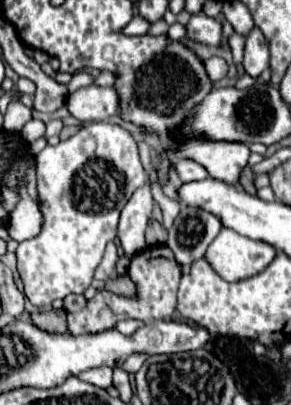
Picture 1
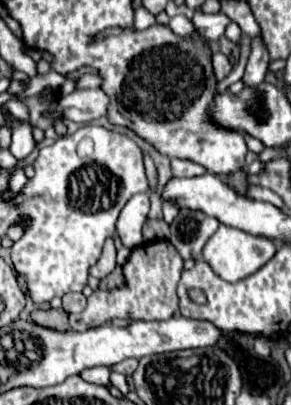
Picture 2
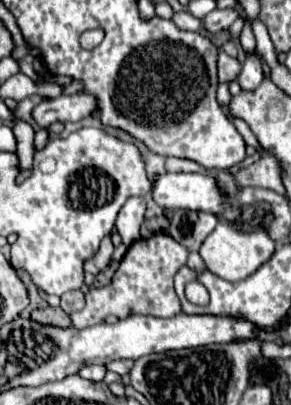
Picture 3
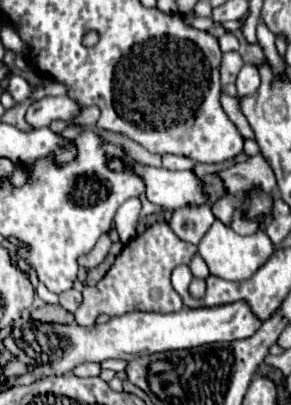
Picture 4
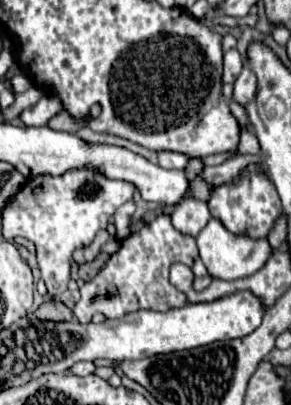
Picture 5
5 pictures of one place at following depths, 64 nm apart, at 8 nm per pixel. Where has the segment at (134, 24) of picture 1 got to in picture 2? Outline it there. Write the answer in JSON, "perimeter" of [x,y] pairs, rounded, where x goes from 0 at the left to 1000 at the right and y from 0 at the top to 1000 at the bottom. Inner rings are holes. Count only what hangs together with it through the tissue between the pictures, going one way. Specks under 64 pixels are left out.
{"perimeter":[[[481,15],[481,20],[467,25],[467,69],[474,69],[474,74],[495,74],[495,69],[522,64],[529,54],[536,54],[536,40],[515,35],[495,15]]]}

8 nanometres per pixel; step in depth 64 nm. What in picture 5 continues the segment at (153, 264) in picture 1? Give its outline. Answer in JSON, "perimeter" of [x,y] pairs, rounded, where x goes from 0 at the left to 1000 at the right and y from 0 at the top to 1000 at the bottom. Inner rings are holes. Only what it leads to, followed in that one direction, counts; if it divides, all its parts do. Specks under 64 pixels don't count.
{"perimeter":[[[550,528],[515,553],[495,553],[474,573],[433,583],[412,598],[412,612],[344,662],[344,672],[289,706],[275,706],[282,736],[254,760],[254,780],[268,785],[268,795],[302,800],[330,770],[357,775],[364,785],[412,785],[467,765],[564,770],[584,760],[619,760],[646,746],[646,736],[577,696],[577,662],[598,647],[660,652],[674,637],[674,593],[646,578],[612,573],[591,558],[577,528]]]}

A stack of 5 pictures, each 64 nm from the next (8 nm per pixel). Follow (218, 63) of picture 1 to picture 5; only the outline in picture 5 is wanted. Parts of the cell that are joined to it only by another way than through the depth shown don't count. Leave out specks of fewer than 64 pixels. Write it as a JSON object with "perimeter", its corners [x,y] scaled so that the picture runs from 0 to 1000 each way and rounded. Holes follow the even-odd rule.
{"perimeter":[[[811,119],[770,128],[770,202],[804,202],[832,173],[832,138]]]}

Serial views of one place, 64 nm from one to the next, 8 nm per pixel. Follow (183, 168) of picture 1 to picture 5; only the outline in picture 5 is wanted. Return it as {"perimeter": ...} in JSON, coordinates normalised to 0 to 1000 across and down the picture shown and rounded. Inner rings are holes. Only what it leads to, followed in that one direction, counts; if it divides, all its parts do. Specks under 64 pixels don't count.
{"perimeter":[[[557,370],[557,375],[543,375],[543,405],[557,410],[557,415],[570,415],[570,420],[598,420],[598,415],[612,415],[612,420],[625,420],[639,405],[646,405],[646,385],[632,385],[632,380],[619,380],[619,375],[584,375],[584,370]]]}

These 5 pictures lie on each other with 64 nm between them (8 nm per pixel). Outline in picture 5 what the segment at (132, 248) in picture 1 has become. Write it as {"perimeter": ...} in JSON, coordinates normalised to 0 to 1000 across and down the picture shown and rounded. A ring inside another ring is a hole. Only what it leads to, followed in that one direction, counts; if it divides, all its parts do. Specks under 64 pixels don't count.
{"perimeter":[[[440,499],[426,509],[412,509],[392,528],[392,553],[399,553],[399,588],[419,593],[447,578],[447,533],[460,528],[460,499]]]}

